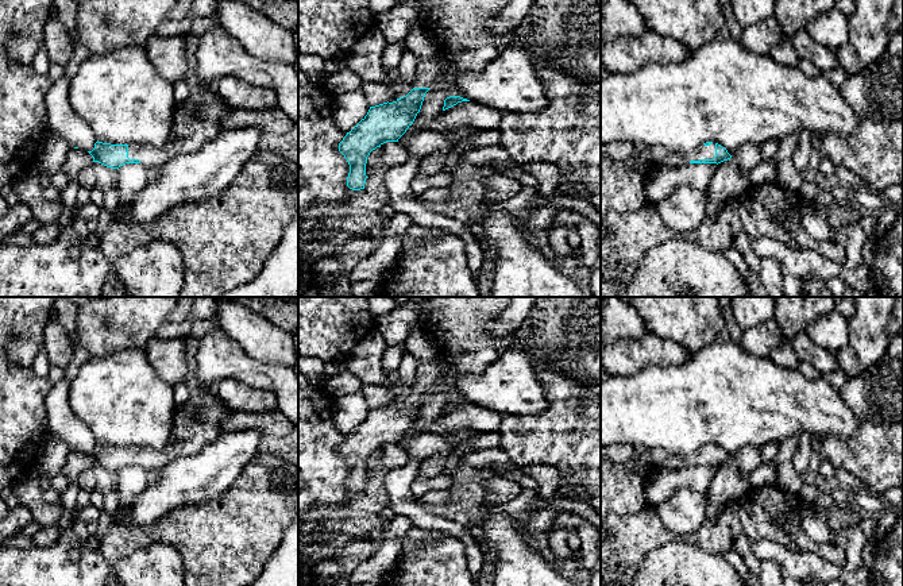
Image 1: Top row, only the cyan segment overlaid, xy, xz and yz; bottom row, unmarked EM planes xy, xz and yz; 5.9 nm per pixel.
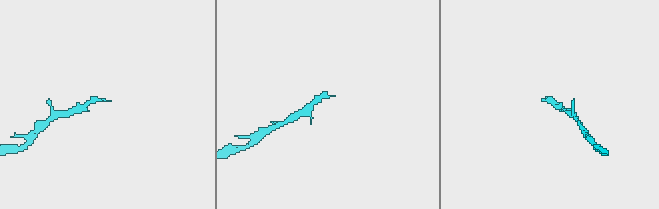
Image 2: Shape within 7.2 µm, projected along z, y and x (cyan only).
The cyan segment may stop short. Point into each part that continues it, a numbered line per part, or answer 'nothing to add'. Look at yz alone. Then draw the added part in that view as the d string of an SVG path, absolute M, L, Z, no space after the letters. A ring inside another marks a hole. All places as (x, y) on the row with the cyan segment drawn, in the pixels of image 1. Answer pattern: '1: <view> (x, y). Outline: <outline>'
1: yz (621, 181). Outline: M715 143L701 144L684 155L660 146L645 146L626 161L601 158L601 221L607 212L629 213L640 209L647 203L644 180L653 169L679 167L714 157Z

